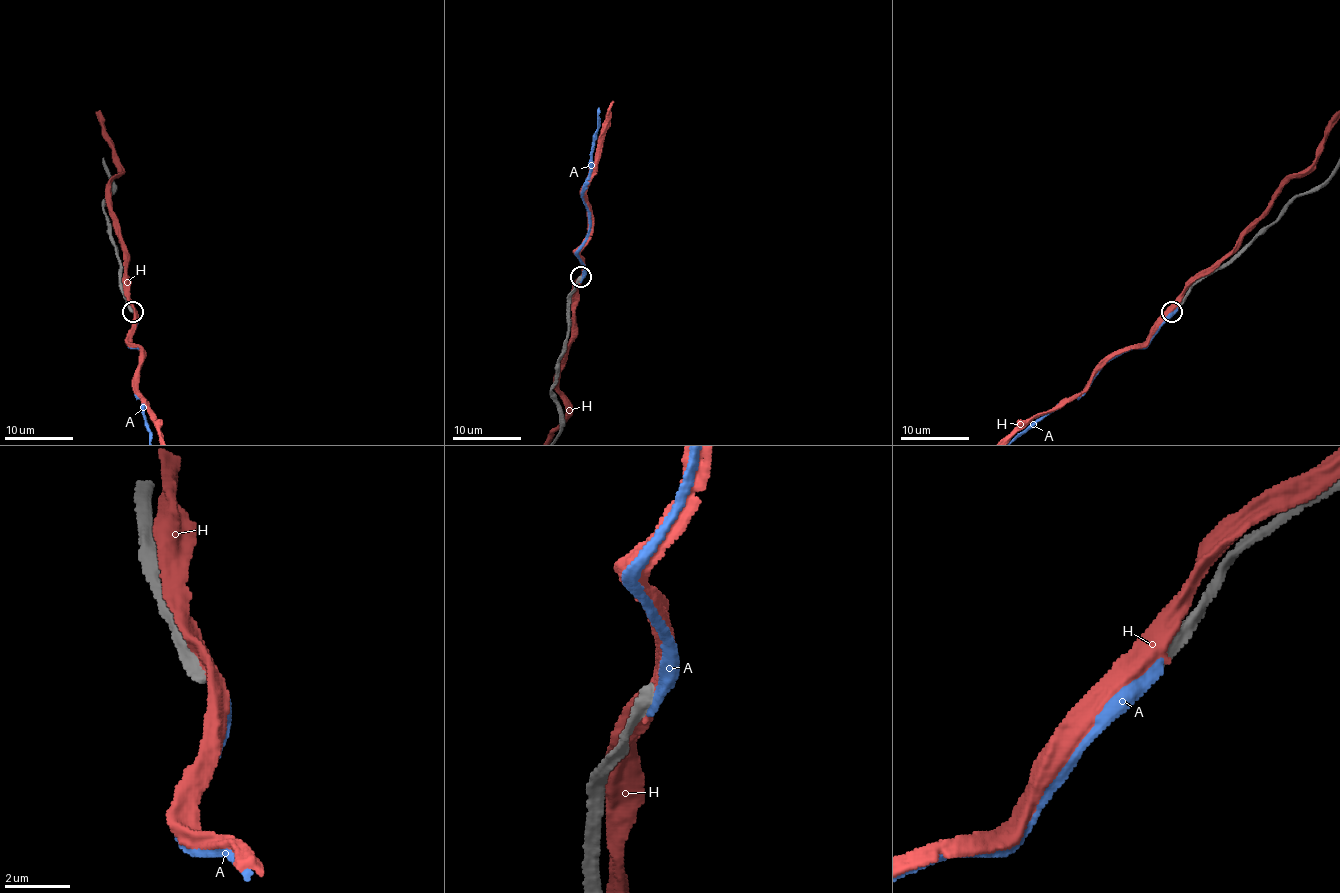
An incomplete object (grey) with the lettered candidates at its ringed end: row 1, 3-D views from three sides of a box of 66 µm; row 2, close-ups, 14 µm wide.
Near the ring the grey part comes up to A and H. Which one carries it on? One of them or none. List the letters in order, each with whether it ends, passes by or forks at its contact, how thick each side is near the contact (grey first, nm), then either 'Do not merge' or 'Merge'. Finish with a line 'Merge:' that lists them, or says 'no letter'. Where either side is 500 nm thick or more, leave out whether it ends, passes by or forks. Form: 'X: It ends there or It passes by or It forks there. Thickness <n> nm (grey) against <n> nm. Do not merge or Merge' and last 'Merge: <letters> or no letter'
A: It ends there. Thickness 400 nm (grey) against 360 nm. Do not merge
H: It passes by. Thickness 440 nm (grey) against 480 nm. Do not merge
Merge: no letter

